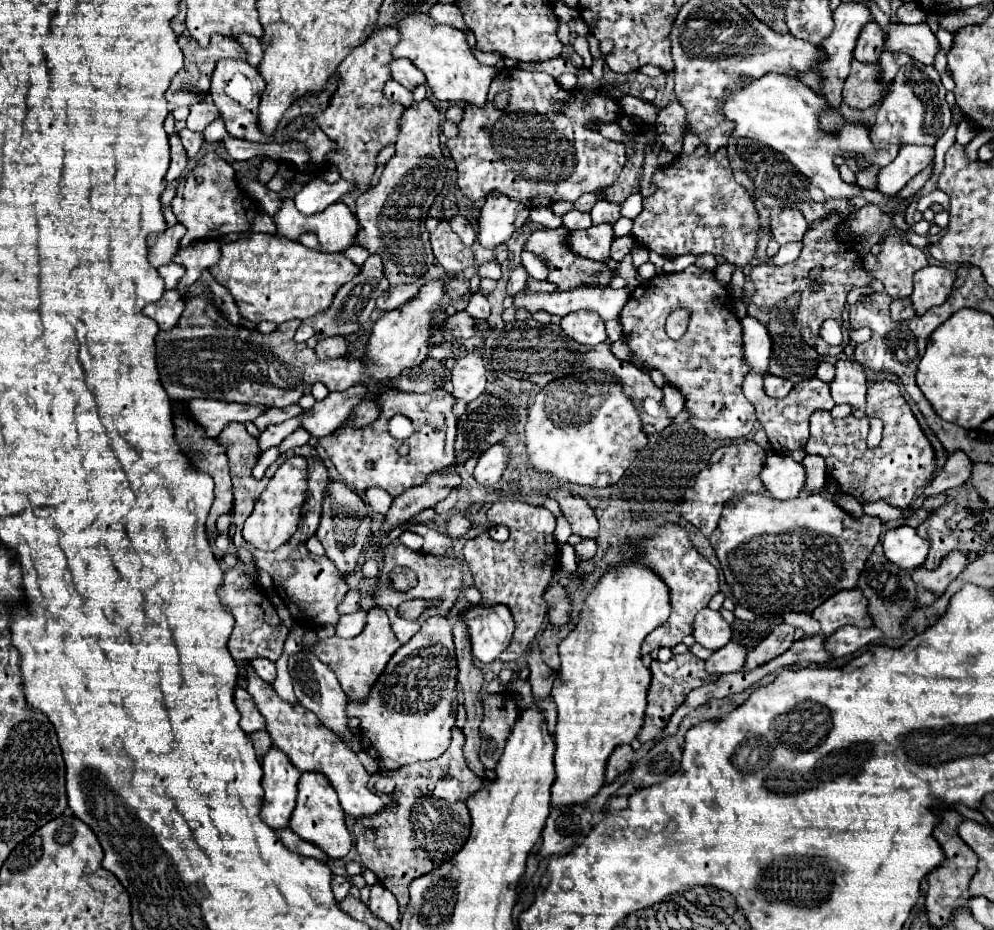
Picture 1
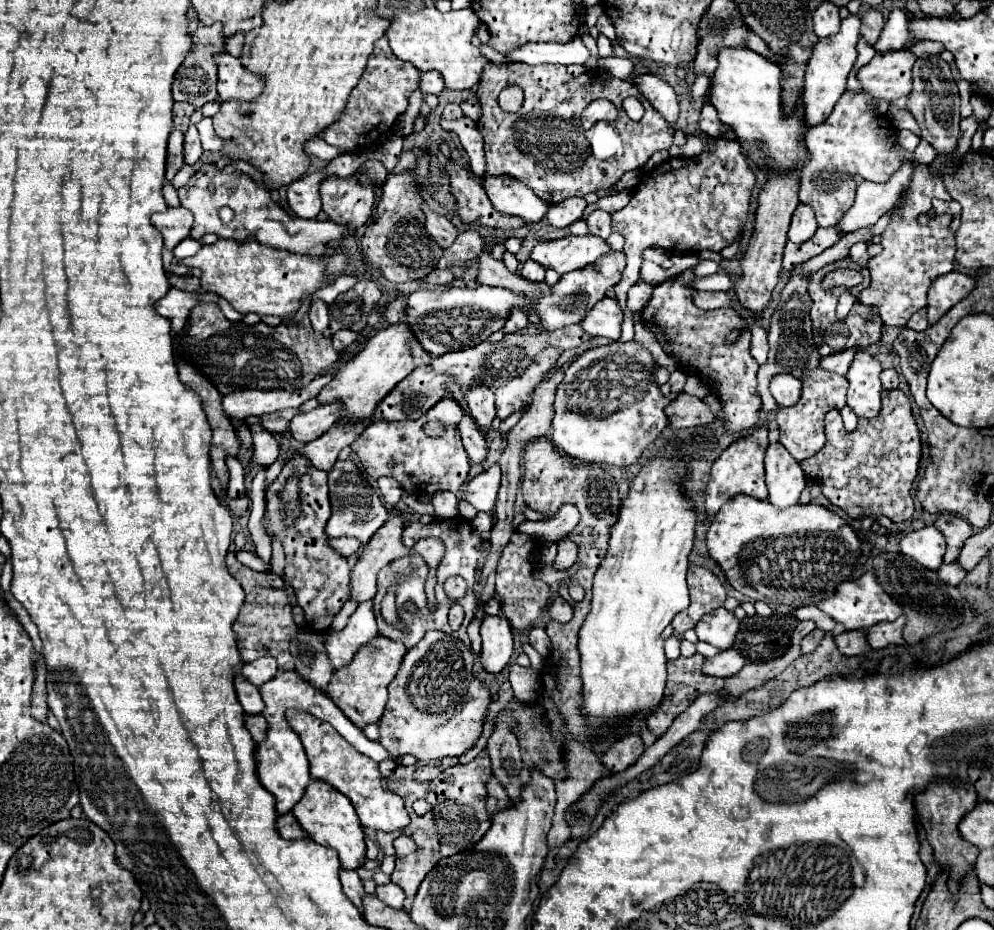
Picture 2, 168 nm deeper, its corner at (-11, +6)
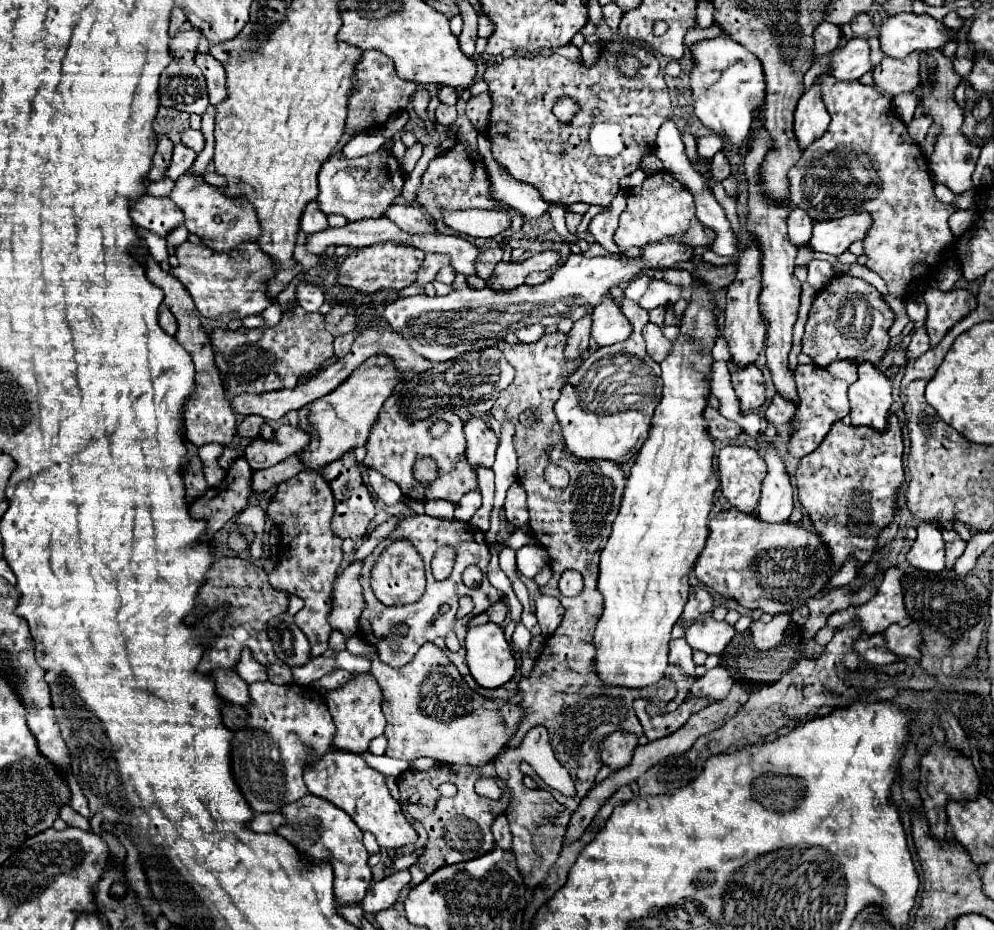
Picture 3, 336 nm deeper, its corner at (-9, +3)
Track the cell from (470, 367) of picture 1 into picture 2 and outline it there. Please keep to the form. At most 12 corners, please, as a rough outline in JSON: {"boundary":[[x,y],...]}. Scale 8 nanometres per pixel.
{"boundary":[[472,383],[466,409],[486,437],[496,417],[494,391]]}

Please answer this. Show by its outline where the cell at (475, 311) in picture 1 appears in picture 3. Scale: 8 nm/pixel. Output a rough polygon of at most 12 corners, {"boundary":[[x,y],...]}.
{"boundary":[[542,324],[516,330],[518,340],[534,342],[544,334]]}

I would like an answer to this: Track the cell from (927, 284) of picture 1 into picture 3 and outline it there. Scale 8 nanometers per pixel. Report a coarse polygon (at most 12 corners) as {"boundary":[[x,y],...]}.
{"boundary":[[926,288],[926,328],[932,346],[976,308],[964,288]]}

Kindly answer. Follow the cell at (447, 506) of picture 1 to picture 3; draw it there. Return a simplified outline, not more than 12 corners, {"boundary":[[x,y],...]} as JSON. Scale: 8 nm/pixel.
{"boundary":[[446,500],[424,504],[428,516],[454,518],[454,504]]}

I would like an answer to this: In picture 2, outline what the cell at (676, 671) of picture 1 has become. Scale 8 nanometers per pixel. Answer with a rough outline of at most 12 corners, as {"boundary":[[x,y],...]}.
{"boundary":[[704,657],[668,661],[666,697],[646,719],[664,735],[704,693],[722,691],[724,679],[702,675]]}

